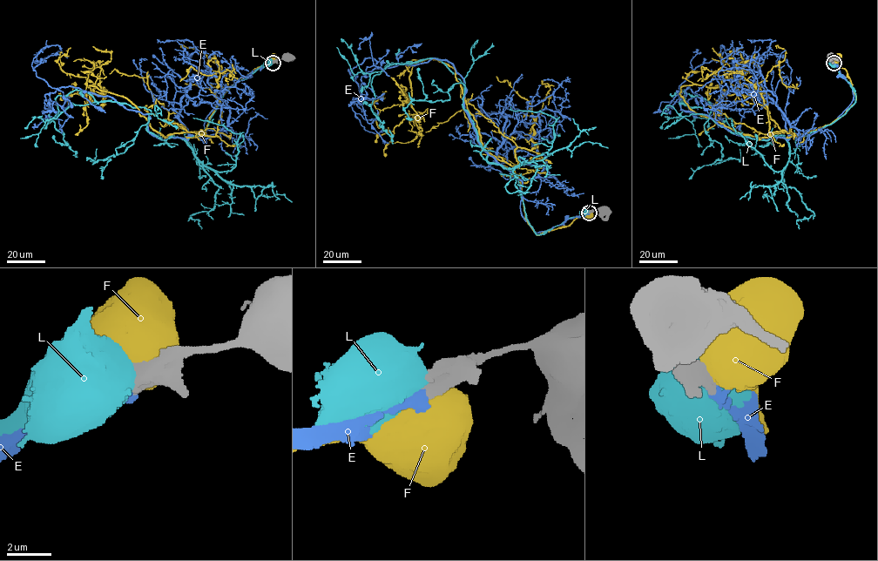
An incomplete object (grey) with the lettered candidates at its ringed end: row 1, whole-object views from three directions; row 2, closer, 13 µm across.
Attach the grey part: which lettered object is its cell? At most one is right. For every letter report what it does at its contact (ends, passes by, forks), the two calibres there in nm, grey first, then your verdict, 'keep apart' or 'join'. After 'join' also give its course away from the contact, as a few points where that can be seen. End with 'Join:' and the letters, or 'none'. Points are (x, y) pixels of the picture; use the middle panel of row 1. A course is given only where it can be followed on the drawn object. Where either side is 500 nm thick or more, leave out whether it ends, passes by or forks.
E: 650 nm thick on the grey side, 550 nm on the other; join; it runs (589, 212), (532, 229), (522, 182), (478, 141), (447, 60), (352, 69), (354, 115), (383, 130)
F: 900 nm thick on the grey side, 950 nm on the other; keep apart
L: 850 nm thick on the grey side, 800 nm on the other; keep apart
Join: E

